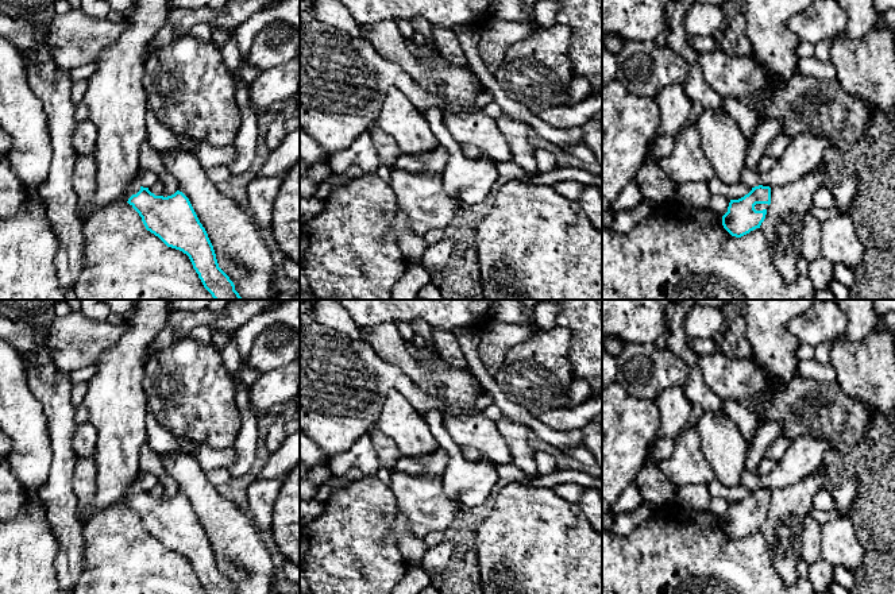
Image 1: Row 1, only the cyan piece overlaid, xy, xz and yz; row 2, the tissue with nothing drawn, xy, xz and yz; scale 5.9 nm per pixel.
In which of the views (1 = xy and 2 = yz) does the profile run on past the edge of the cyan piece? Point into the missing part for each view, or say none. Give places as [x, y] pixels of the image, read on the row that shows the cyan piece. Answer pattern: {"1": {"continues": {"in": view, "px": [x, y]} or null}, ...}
{"1": {"continues": {"in": "xy", "px": [134, 188]}}, "2": {"continues": {"in": "yz", "px": [759, 207]}}}

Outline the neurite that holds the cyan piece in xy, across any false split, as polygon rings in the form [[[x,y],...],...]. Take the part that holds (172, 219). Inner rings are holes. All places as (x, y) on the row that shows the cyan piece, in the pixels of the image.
[[[140,167],[135,182],[120,200],[127,201],[139,213],[147,231],[158,236],[167,247],[180,250],[189,256],[204,288],[215,300],[244,300],[235,290],[235,285],[229,277],[219,267],[213,246],[189,198],[180,190],[167,197],[155,196],[148,188],[139,185],[139,177],[143,170]]]

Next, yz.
[[[755,186],[738,200],[730,200],[728,212],[722,216],[724,228],[736,238],[760,228],[771,204],[771,188]]]

